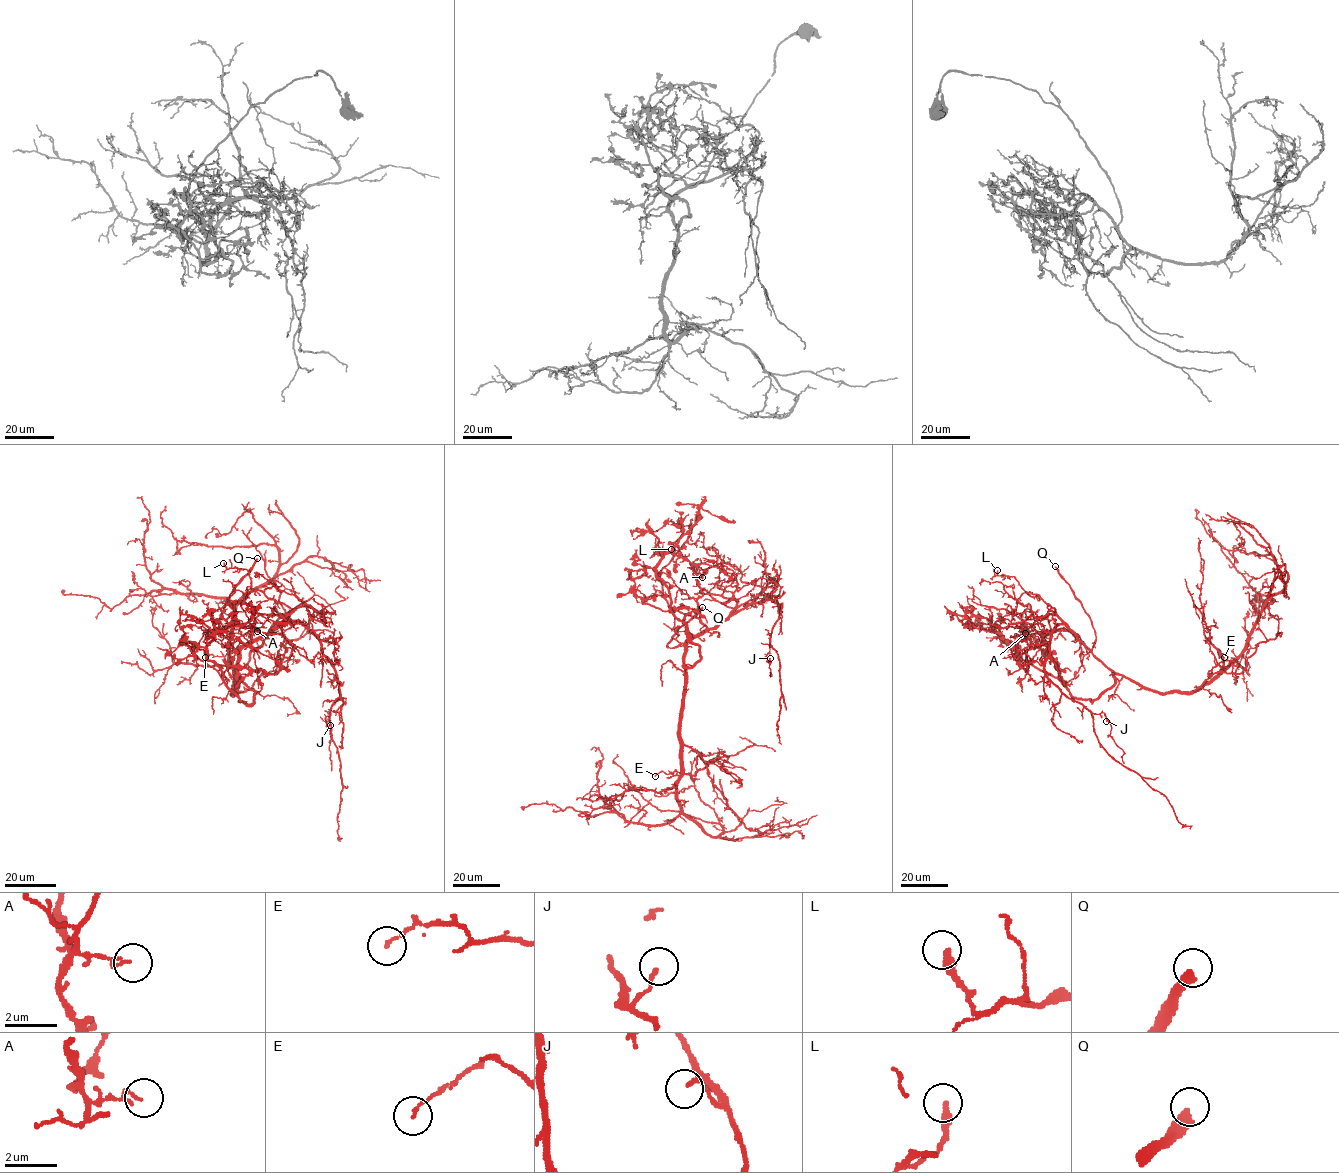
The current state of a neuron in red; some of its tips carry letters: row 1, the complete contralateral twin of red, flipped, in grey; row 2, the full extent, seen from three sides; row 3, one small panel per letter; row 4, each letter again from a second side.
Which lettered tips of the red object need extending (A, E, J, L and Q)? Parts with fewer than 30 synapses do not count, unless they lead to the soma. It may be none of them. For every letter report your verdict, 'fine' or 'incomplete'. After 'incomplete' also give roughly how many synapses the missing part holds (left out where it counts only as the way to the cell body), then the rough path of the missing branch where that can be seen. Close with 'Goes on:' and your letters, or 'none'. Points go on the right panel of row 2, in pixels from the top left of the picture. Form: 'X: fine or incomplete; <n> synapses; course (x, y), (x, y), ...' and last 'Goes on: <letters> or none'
A: fine
E: fine
J: fine
L: fine
Q: incomplete; course (1055, 566), (1025, 533), (980, 514), (960, 497), (953, 517), (943, 519), (943, 523)
Goes on: Q

